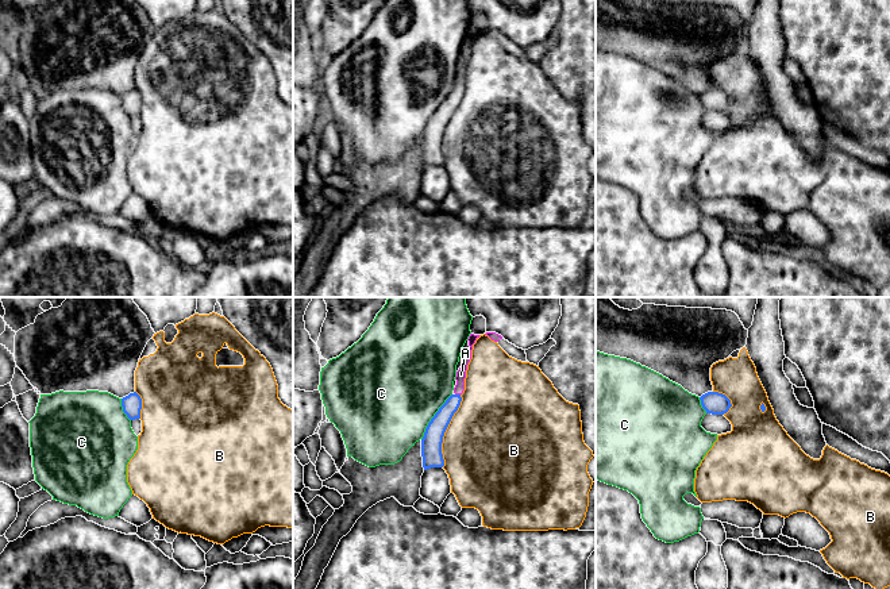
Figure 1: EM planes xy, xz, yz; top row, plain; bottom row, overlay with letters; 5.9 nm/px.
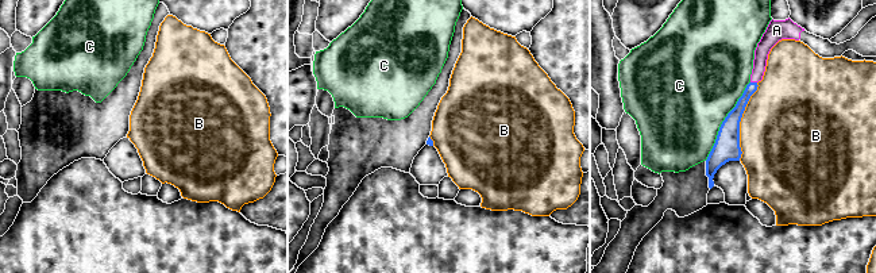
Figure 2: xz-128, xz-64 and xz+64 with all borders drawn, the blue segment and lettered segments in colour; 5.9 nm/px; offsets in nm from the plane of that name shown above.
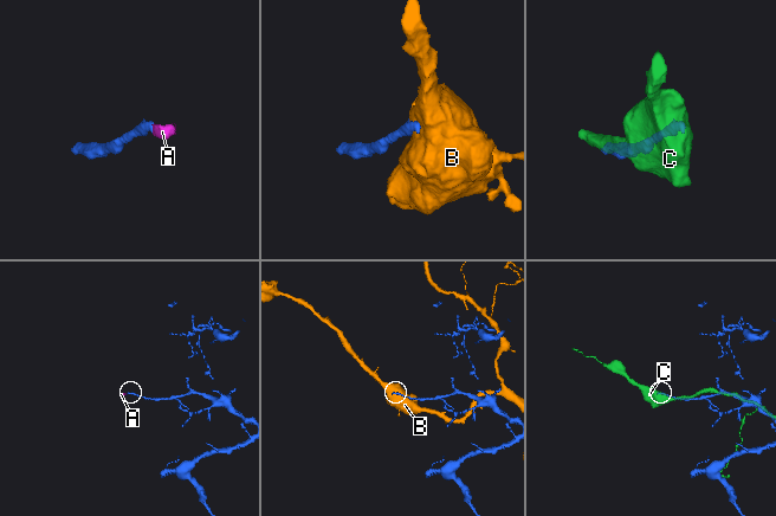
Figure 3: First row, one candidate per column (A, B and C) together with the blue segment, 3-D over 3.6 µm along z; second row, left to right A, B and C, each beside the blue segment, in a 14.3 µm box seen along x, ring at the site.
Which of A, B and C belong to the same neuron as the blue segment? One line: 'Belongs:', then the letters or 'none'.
Belongs: A

